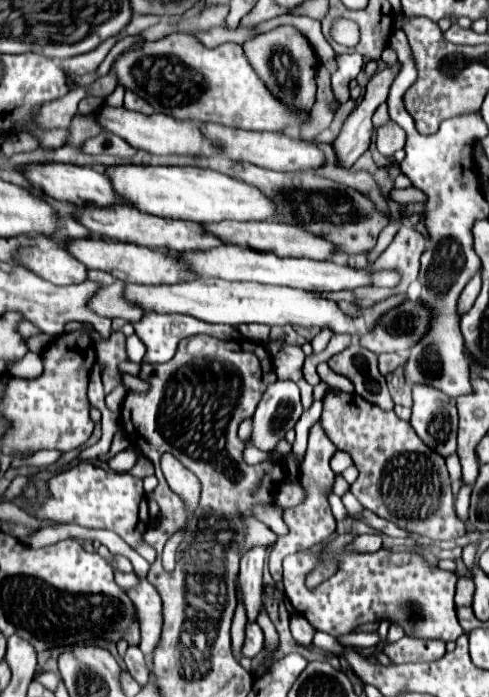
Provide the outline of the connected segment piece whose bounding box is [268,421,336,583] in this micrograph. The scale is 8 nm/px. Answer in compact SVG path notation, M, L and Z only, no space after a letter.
M316 421L310 429L308 451L306 451L306 459L304 459L302 471L300 471L300 483L306 489L306 501L294 509L284 511L284 521L290 527L290 533L276 541L276 545L270 551L270 559L268 559L270 575L274 577L276 583L282 581L282 559L286 555L292 555L302 549L310 549L312 545L328 539L336 531L336 519L326 501L326 495L332 491L332 483L334 483L334 471L330 469L330 457L334 455L334 451L336 451L336 447L332 445L332 441L328 441L328 435L324 433L324 429L320 429L320 421Z

